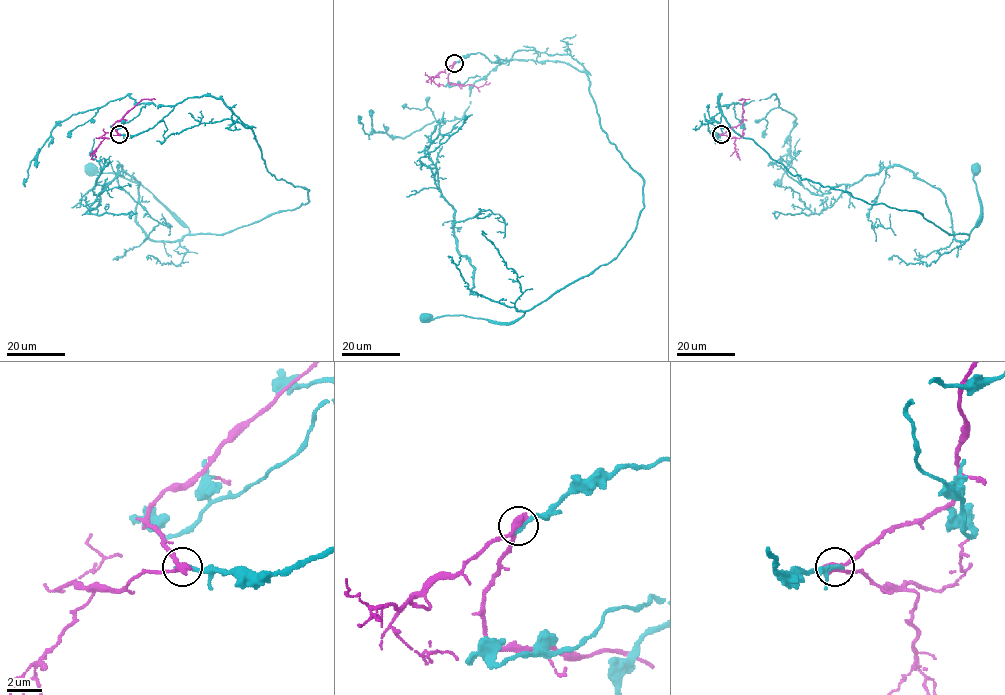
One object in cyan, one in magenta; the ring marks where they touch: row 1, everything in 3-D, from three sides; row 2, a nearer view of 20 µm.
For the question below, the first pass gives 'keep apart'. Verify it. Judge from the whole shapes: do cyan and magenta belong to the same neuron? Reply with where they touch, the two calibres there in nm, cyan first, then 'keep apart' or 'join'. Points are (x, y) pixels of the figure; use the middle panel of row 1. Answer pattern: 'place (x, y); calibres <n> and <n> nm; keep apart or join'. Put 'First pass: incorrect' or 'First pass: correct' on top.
First pass: correct
place (454, 63); calibres 300 and 380 nm; keep apart

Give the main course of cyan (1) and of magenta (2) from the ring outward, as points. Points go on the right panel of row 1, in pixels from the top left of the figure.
1: (722, 134), (719, 96), (729, 126), (792, 174), (947, 233), (980, 213), (975, 168)
2: (722, 134), (741, 122), (745, 99), (741, 99)

